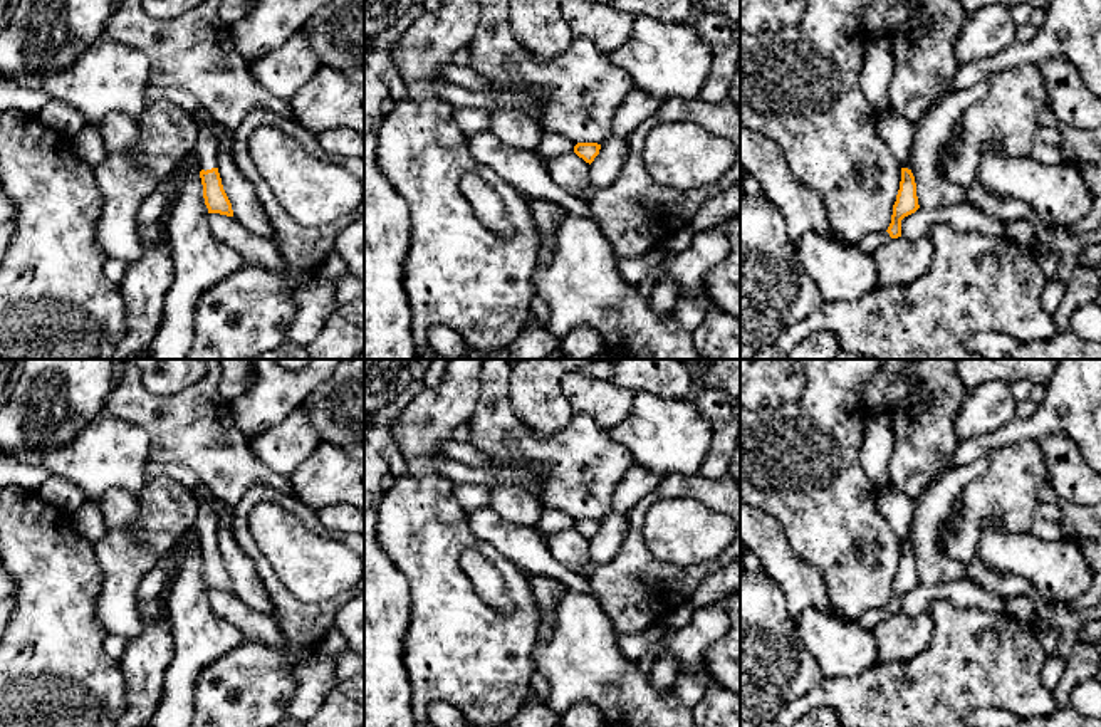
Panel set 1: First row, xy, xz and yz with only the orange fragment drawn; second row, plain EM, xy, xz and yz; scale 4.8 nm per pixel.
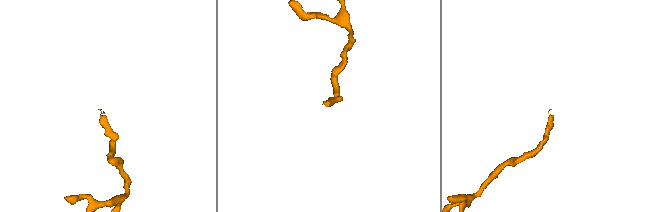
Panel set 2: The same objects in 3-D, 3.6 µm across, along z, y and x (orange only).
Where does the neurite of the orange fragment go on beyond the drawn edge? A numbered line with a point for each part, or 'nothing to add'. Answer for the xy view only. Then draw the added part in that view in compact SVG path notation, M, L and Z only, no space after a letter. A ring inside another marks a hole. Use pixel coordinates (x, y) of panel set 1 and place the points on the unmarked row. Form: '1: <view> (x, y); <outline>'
1: xy (205, 524); M206 502L198 505L195 529L200 536L200 546L206 547L218 542L217 517L213 509Z

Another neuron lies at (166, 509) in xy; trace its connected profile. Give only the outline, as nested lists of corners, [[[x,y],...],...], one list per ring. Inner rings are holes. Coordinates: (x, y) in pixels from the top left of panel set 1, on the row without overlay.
[[[164,473],[148,480],[136,500],[136,526],[107,529],[94,544],[96,561],[102,571],[96,616],[107,635],[117,635],[126,641],[143,631],[138,611],[141,579],[159,566],[175,542],[195,527],[198,517],[193,492]]]

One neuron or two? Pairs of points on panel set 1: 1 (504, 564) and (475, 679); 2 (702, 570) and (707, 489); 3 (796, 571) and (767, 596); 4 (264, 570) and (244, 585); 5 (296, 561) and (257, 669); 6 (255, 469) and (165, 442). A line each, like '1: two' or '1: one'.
1: one
2: one
3: two
4: two
5: two
6: one

